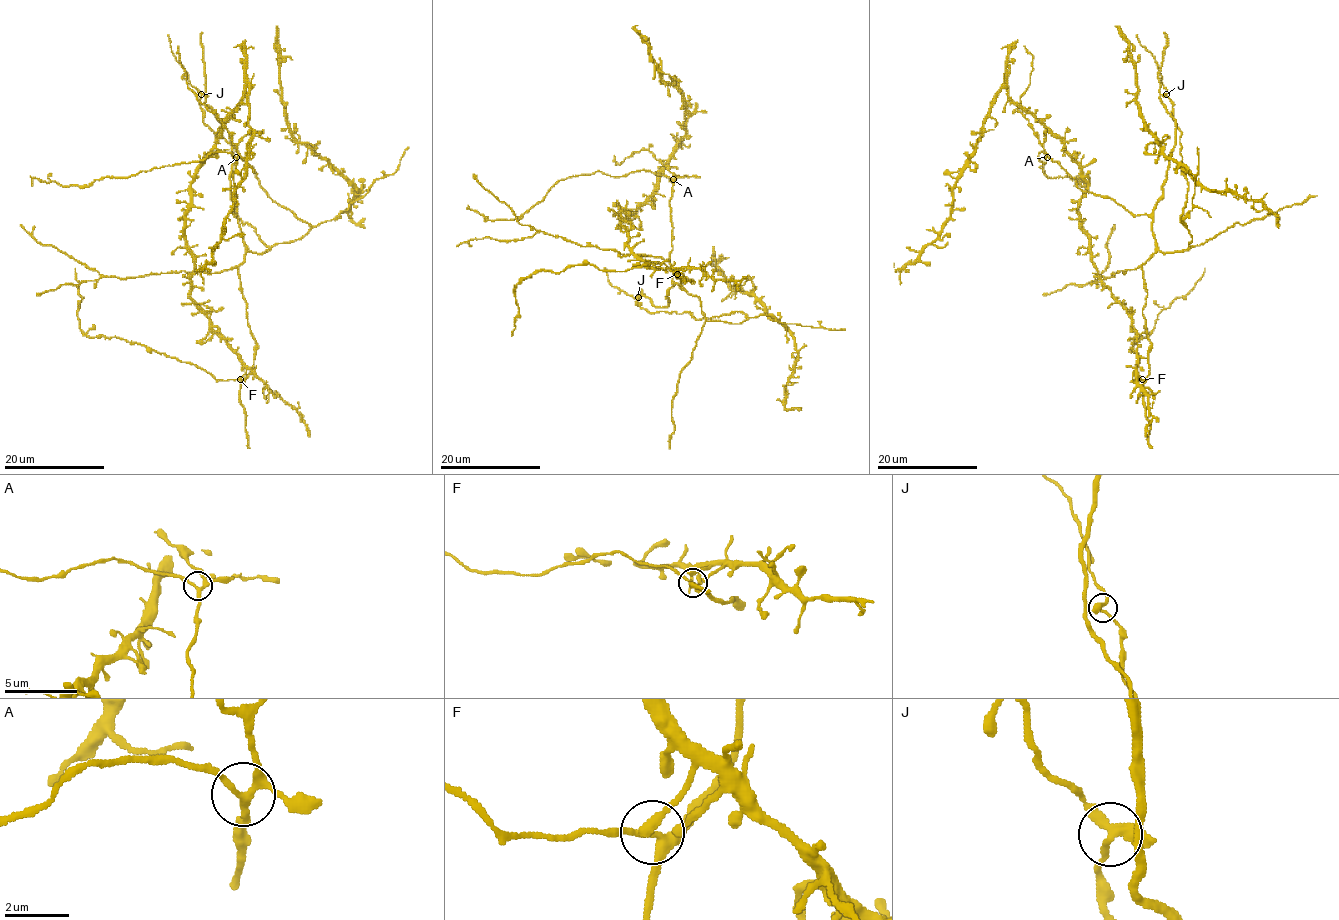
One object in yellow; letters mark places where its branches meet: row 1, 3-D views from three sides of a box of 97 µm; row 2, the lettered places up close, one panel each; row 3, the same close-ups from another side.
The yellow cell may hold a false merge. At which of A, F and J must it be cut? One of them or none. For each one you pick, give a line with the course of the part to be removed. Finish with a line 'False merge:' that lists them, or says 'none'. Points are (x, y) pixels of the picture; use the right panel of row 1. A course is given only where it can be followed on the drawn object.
False merge: none

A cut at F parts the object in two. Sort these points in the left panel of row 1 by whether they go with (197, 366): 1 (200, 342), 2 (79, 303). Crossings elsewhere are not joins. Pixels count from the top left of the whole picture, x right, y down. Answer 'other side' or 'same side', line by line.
1: other side
2: same side

